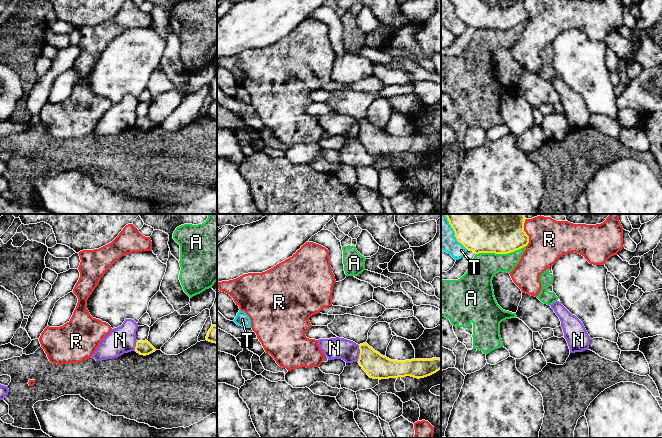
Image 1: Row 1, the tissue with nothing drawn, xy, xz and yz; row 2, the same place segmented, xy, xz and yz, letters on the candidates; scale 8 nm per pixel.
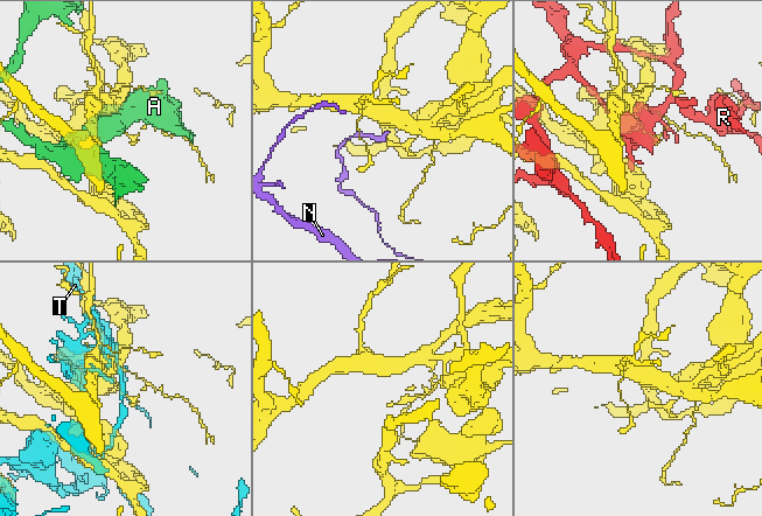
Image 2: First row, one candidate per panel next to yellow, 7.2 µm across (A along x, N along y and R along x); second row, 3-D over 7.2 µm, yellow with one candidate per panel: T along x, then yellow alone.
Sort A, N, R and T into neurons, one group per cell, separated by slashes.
A / N / R / T

